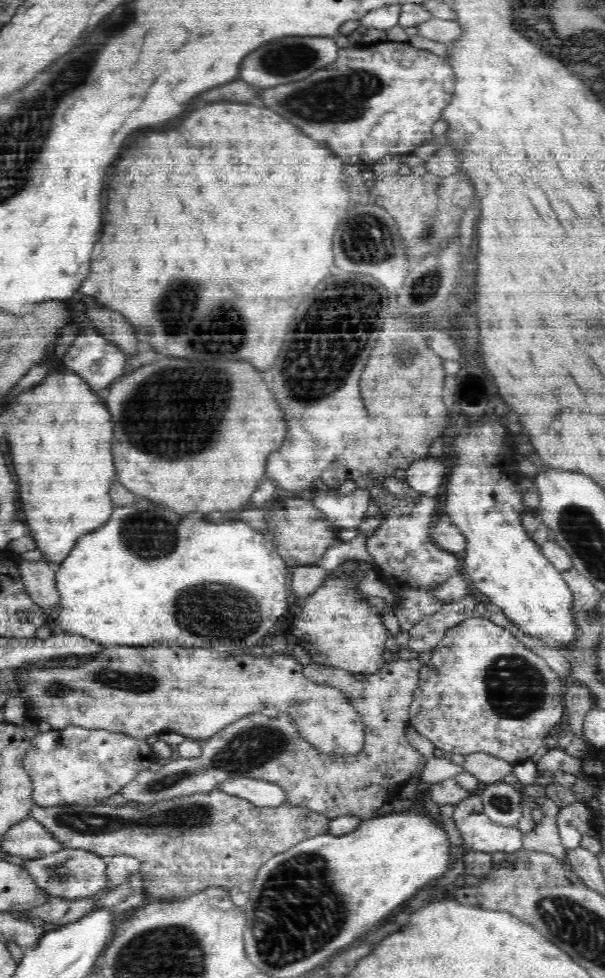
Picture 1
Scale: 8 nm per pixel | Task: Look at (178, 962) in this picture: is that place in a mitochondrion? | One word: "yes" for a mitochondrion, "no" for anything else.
yes

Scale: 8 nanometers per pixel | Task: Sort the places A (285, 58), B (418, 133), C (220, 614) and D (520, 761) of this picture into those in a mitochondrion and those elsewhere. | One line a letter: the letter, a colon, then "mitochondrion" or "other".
A: mitochondrion
B: other
C: mitochondrion
D: other

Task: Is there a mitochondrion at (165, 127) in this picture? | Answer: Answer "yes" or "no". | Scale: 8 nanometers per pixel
no

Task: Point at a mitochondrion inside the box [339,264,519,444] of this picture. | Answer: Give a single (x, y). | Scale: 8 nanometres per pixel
(403, 355)

